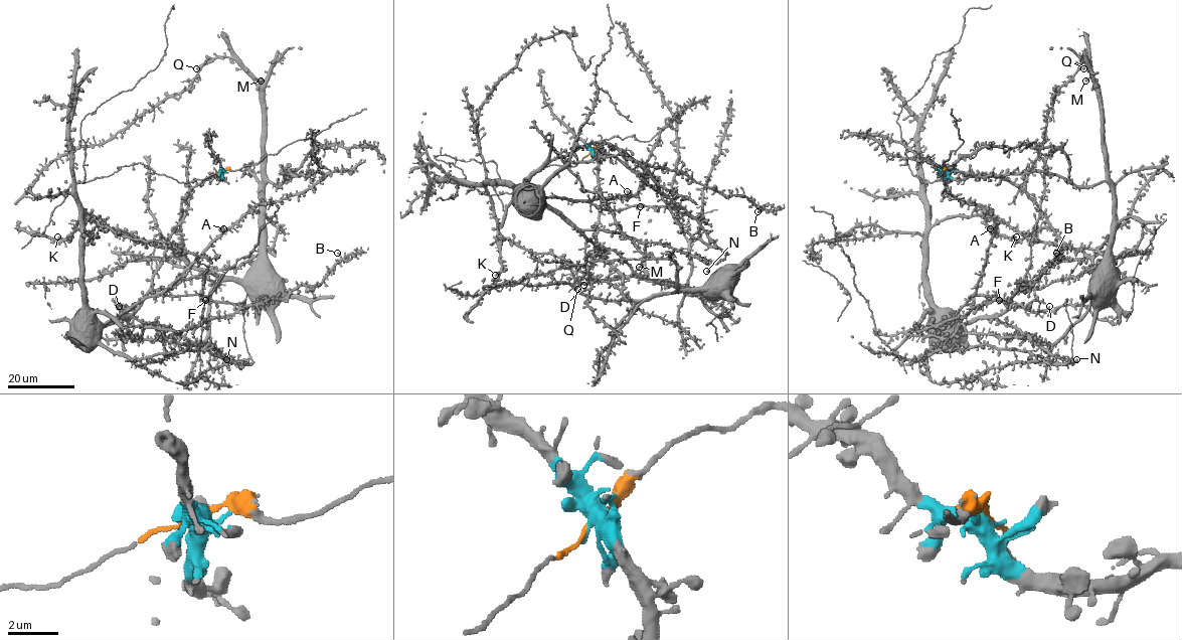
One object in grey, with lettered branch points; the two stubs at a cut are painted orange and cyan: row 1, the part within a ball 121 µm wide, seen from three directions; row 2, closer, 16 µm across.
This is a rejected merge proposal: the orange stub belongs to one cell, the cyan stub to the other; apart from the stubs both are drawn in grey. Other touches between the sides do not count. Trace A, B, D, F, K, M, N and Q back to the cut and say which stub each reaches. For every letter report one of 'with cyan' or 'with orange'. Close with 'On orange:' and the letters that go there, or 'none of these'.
A: with orange
B: with orange
D: with orange
F: with orange
K: with orange
M: with cyan
N: with orange
Q: with cyan
On orange: A, B, D, F, K, N

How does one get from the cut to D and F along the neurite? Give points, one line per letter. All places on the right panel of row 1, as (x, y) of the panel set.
D: (946, 170), (948, 183), (942, 174), (955, 163), (949, 176), (923, 184), (929, 302), (955, 324), (1049, 306)
F: (946, 170), (948, 183), (955, 163), (923, 184), (929, 302), (952, 323), (970, 298), (999, 299)

